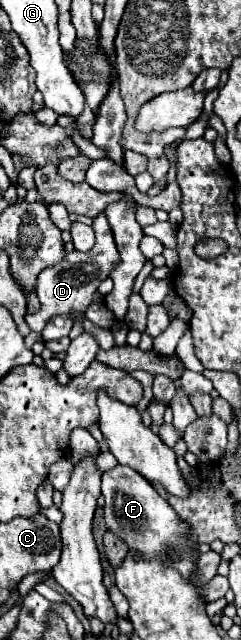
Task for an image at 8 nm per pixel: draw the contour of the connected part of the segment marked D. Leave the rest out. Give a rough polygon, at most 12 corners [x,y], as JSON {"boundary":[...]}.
{"boundary":[[104,214],[94,218],[94,250],[72,250],[40,272],[42,332],[54,314],[84,314],[118,250]]}

